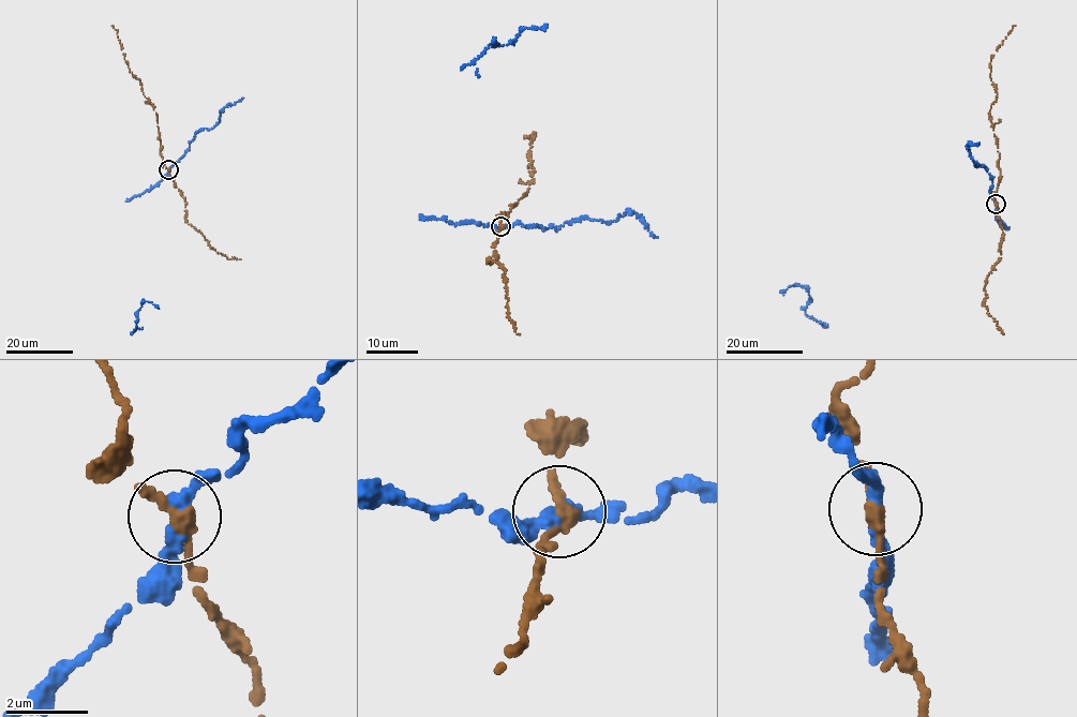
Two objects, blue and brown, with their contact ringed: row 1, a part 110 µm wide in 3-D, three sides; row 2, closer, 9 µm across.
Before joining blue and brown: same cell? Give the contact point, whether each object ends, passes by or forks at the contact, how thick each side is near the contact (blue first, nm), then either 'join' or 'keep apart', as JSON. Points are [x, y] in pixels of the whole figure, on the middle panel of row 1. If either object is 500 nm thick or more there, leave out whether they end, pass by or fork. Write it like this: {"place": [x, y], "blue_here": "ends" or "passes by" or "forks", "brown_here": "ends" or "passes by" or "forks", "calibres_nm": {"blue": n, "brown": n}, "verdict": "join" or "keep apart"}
{"place": [500, 226], "blue_here": "passes by", "brown_here": "ends", "calibres_nm": {"blue": 320, "brown": 420}, "verdict": "keep apart"}

